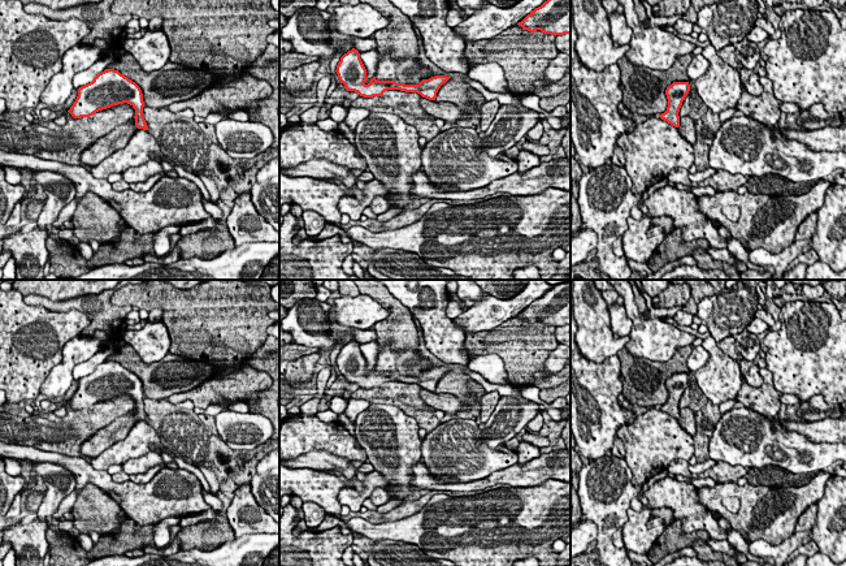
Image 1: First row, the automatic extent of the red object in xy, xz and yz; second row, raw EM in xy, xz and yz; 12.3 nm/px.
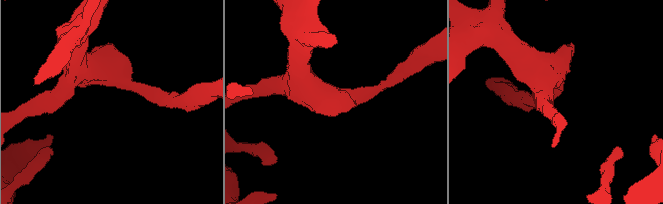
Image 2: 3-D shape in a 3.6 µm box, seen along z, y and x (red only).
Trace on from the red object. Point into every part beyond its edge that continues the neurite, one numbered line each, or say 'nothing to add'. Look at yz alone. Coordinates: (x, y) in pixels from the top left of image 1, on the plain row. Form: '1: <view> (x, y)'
nothing to add

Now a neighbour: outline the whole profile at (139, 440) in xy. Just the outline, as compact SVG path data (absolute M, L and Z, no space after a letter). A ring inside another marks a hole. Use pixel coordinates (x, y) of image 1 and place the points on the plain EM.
M136 422L127 436L110 448L105 449L97 457L90 459L95 470L107 471L113 465L125 465L129 459L135 459L152 451L151 448L157 446L157 454L162 454L166 449L160 440L157 432L147 422Z

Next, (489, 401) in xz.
M493 390L490 393L486 393L481 398L481 411L480 411L480 420L481 423L486 423L495 410L498 402L500 399L500 396L496 390Z

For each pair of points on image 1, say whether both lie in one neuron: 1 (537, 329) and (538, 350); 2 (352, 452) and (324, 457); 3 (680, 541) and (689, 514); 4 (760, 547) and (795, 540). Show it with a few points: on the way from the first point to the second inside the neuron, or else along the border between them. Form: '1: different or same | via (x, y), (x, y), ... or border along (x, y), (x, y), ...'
1: same | via (537, 335), (537, 345)
2: different | border along (303, 454), (311, 450), (328, 450), (351, 461)
3: different | border along (676, 519), (681, 522), (684, 531), (697, 532)
4: same | via (769, 549), (786, 548)

